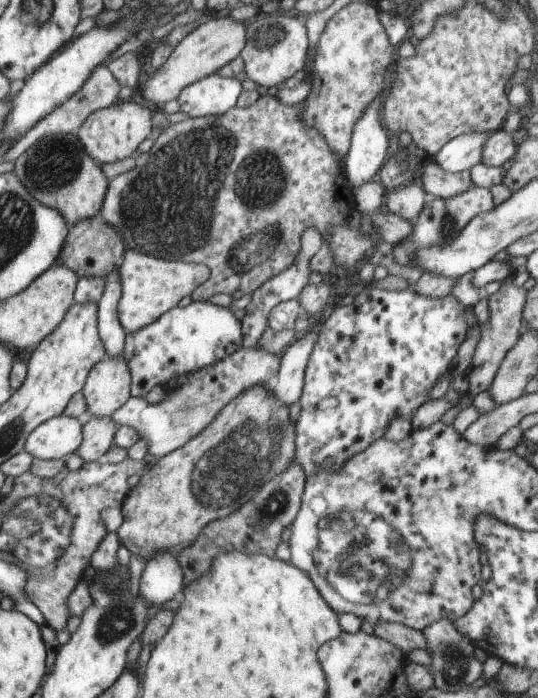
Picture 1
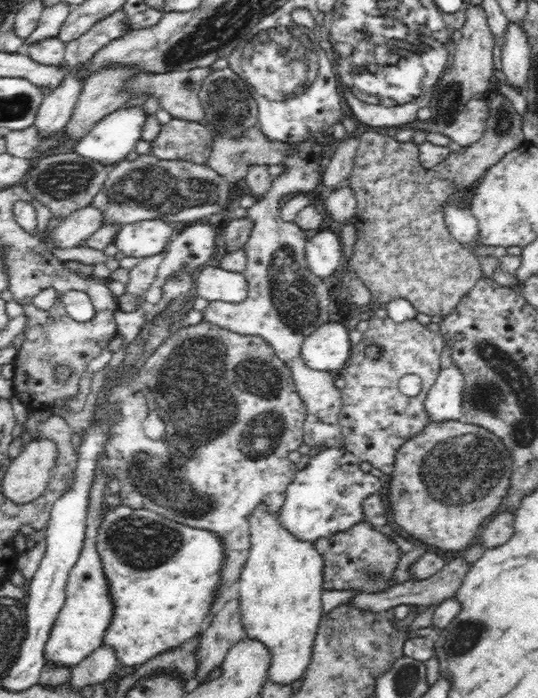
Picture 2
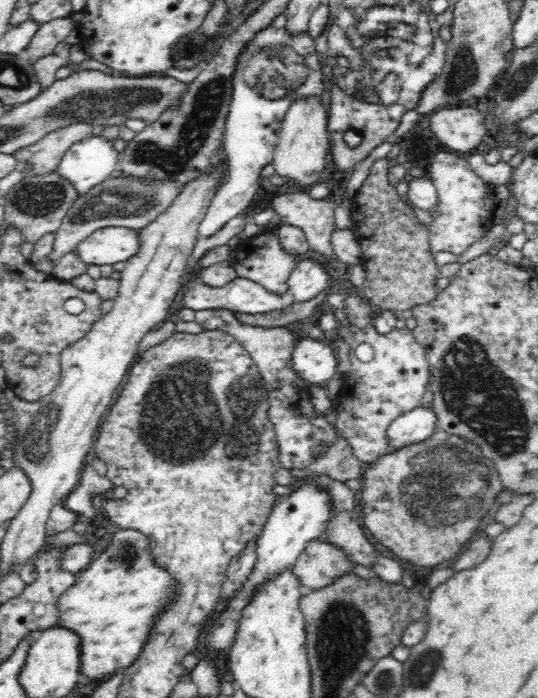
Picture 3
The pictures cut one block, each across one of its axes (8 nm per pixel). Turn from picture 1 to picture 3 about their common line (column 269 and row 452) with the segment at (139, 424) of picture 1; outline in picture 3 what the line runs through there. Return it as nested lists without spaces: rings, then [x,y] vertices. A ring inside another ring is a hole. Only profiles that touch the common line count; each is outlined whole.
[[[374,323],[355,330],[350,344],[349,372],[338,396],[335,398],[335,426],[352,447],[356,458],[366,465],[374,464],[388,446],[388,426],[401,414],[422,404],[424,392],[431,382],[430,367],[426,359],[427,348],[414,337],[407,327],[378,333]],[[360,344],[368,344],[374,350],[372,360],[359,361],[354,350]]]

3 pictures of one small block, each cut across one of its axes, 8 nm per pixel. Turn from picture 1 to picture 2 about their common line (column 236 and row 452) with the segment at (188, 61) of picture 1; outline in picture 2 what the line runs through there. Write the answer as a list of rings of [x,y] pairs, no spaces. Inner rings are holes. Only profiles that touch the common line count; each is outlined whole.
[[[31,440],[20,454],[11,459],[1,489],[5,498],[16,504],[36,500],[46,489],[50,472],[58,456],[57,446],[52,440]]]

